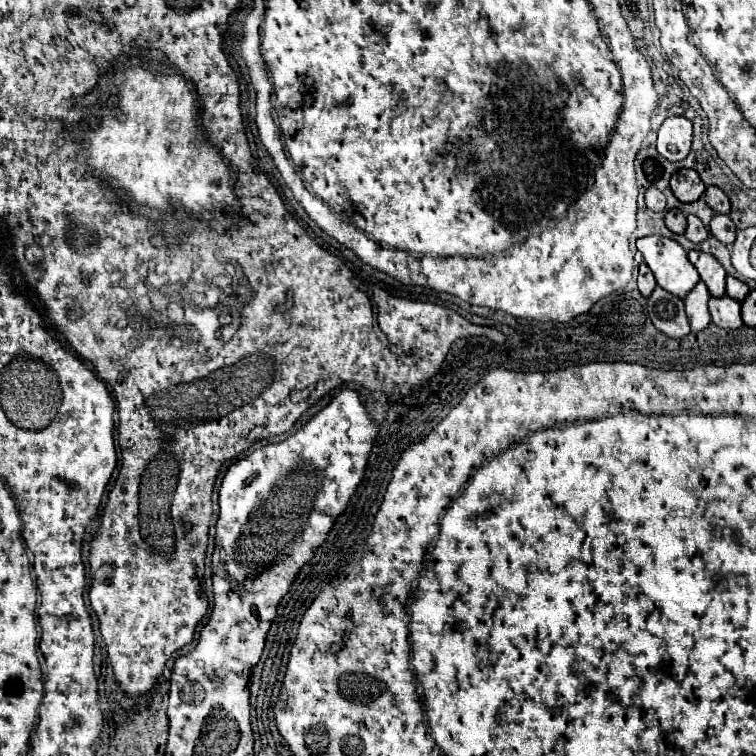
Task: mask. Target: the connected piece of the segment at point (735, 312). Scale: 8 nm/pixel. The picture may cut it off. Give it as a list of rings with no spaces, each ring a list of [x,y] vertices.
[[[728,295],[724,297],[710,297],[710,315],[714,325],[722,329],[740,329],[742,317],[740,317],[740,303],[730,299]]]

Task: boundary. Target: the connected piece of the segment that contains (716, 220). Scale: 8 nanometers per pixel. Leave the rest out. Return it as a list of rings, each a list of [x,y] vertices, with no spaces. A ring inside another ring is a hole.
[[[714,215],[710,221],[710,233],[724,245],[732,245],[736,239],[736,227],[728,215]]]

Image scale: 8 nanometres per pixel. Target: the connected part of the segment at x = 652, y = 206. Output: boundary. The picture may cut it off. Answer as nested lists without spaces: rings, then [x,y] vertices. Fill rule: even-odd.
[[[650,187],[648,191],[646,191],[646,207],[650,209],[650,211],[664,211],[666,209],[666,197],[662,195],[662,191],[658,191],[656,187]]]

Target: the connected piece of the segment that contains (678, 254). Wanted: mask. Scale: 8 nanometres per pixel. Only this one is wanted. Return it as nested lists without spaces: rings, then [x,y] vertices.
[[[642,237],[636,241],[638,251],[644,257],[644,263],[656,277],[656,283],[670,291],[672,295],[684,299],[690,289],[700,281],[698,271],[688,261],[688,255],[682,245],[668,237]]]

